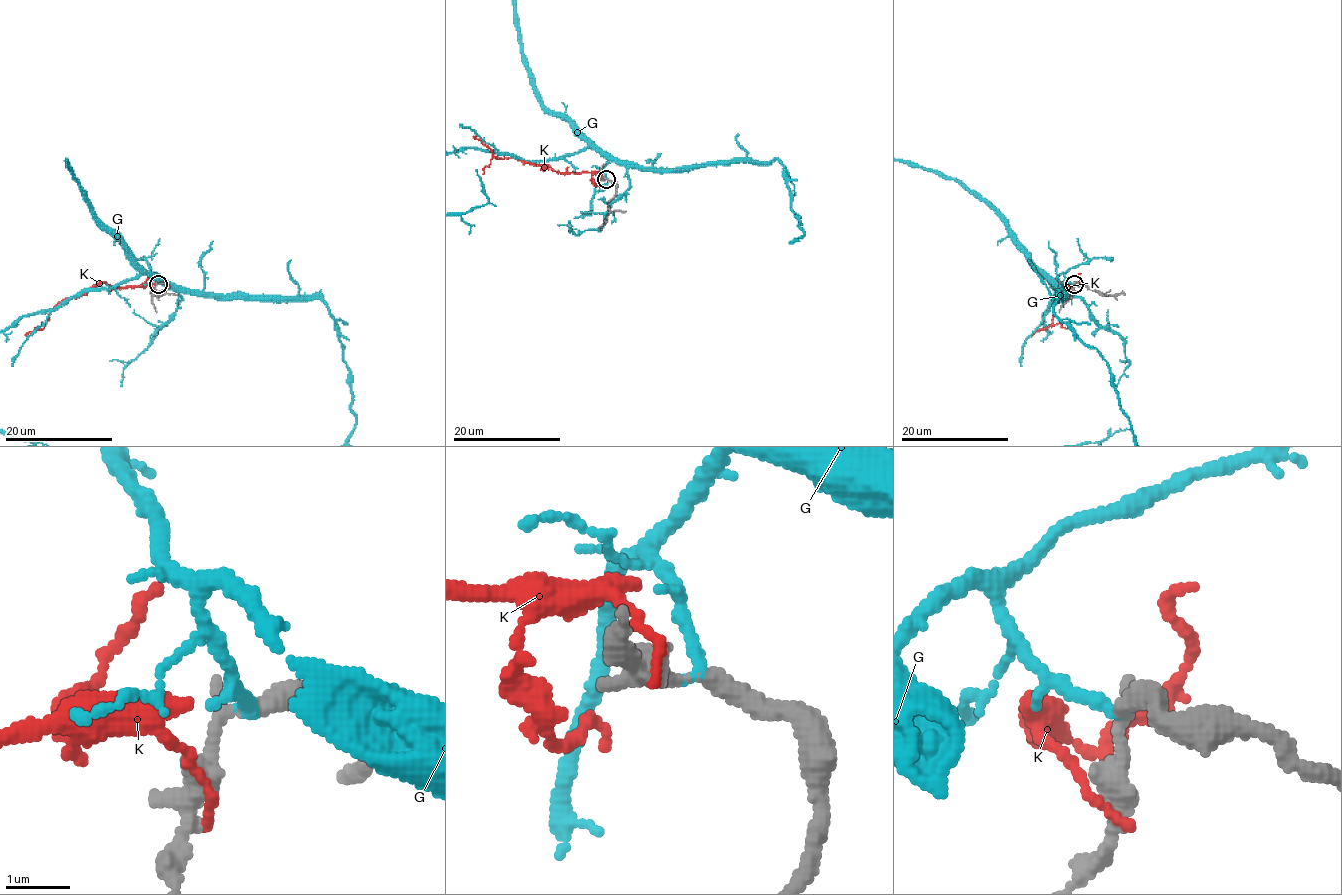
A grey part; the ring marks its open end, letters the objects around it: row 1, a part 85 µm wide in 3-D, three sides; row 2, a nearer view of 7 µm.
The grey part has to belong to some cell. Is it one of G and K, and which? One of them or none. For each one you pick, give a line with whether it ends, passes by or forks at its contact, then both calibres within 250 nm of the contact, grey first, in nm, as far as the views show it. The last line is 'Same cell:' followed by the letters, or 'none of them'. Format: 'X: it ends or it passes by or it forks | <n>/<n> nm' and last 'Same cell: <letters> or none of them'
G: it ends | 280/190 nm
Same cell: G

